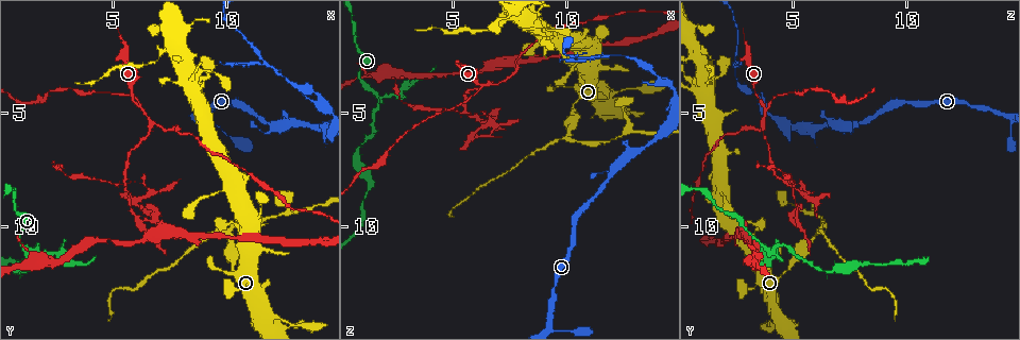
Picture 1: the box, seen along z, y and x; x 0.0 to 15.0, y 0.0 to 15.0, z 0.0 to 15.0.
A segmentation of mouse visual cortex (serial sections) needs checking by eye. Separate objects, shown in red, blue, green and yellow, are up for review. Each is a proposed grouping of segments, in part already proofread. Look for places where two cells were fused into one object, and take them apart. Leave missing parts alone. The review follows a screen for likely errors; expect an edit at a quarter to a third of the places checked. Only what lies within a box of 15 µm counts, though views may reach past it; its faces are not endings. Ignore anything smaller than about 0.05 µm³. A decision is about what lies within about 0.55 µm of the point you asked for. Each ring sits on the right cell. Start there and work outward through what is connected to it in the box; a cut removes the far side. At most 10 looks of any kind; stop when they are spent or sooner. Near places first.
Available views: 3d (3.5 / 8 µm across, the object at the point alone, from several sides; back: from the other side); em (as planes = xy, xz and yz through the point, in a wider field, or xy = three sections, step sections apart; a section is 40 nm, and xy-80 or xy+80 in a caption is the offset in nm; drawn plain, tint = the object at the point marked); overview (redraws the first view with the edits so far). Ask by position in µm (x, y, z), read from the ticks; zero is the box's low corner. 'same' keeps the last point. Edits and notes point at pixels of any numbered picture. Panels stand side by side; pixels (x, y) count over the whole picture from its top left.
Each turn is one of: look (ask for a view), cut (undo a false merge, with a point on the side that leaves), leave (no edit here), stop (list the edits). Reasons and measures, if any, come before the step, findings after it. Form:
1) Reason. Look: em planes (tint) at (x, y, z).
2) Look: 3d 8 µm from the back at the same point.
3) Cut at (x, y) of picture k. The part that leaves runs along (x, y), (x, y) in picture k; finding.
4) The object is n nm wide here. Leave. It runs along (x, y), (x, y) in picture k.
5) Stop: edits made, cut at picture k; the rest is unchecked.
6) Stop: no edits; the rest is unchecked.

A narrow waist. Look: 3d 3.5 µm at (1.5, 11.1, 4.0).

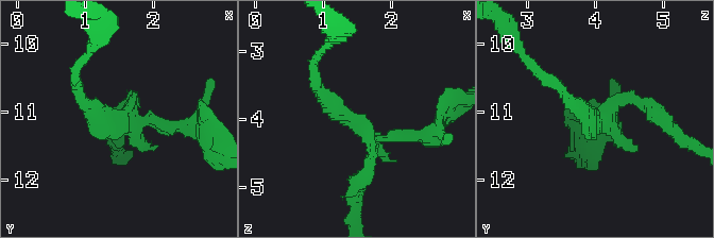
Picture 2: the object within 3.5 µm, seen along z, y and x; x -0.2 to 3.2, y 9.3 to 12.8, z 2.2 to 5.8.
Need the tissue. Look: em xy step 3 (tint) at (1.55, 11.15, 4.10).

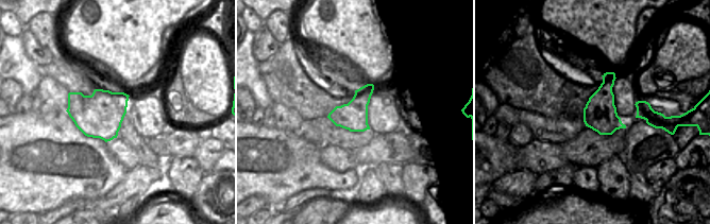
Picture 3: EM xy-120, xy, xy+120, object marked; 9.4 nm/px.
Cut at (437, 142) of picture 2. A second cell is stuck on.

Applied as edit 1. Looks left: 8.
Thick turns thin. Look: 3d 8 µm from the back at (10.5, 12.7, 3.1).

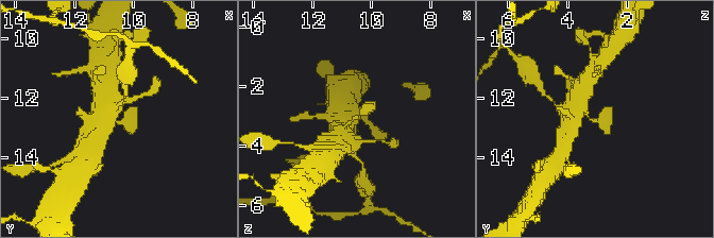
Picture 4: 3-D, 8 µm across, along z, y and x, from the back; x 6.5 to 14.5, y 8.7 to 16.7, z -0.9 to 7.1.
Need the tissue. Look: em planes (tint) at (10.5, 12.8, 3.0).

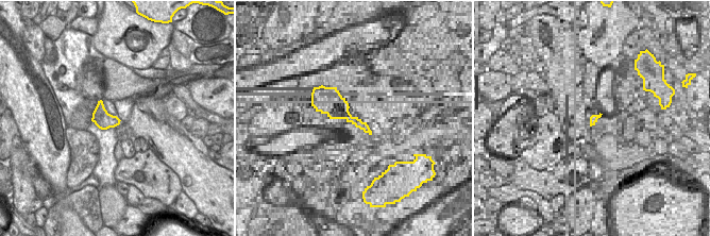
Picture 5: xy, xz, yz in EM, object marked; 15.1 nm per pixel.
Leave. It runs along (341, 136), (341, 126), (375, 104) in picture 4; one cell here.

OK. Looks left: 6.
Calibre changes. Look: 3d 3.5 µm at (10.3, 12.0, 4.7).

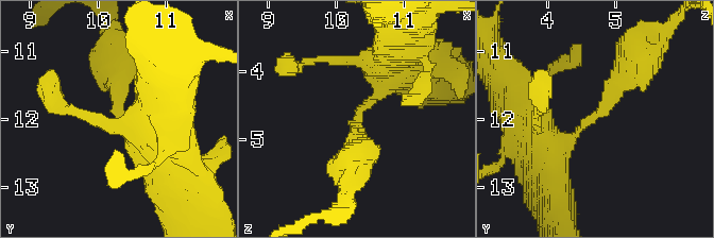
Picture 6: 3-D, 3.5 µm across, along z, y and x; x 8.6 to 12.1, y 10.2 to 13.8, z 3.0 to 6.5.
The arms are 350, 400 nm wide; shape alone is not enough. Look: em planes (tint) at (10.30, 11.95, 4.70).

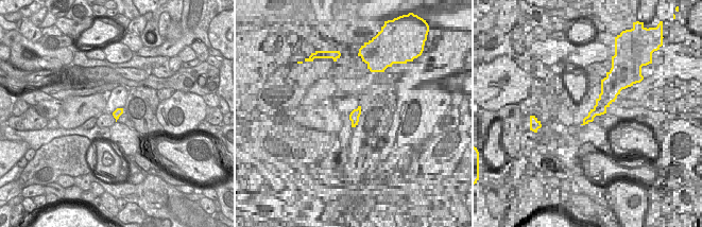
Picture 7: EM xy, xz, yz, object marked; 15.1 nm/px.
Cut at (115, 96) of picture 6. A second cell is stuck on.

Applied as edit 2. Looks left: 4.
Abrupt turn. Look: 3d 3.5 µm at (6.6, 5.2, 3.8).

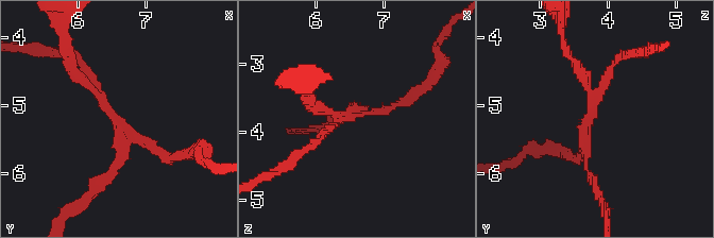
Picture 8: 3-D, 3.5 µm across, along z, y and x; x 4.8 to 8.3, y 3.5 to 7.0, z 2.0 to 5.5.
4 arms meet here; the arms are 100, 150, 150, 150 nm wide. Look: em xy step 2 (tint) at (6.55, 5.25, 3.75).

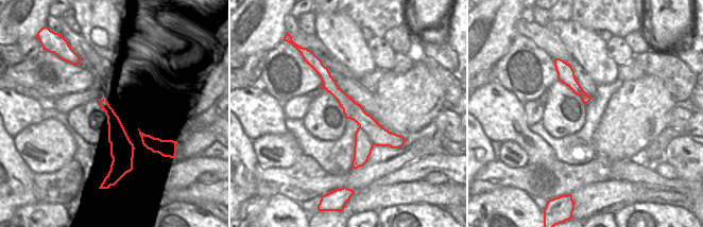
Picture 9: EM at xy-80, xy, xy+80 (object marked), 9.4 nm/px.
The object is 200 nm wide here. Cut at (163, 154) of picture 8. A border runs along (333, 81), (350, 104), (354, 119) in picture 9; two cells meet here.

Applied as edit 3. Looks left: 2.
Stop: edits made, cut at picture 2, cut at picture 6, cut at picture 8; the rest is unchecked.

